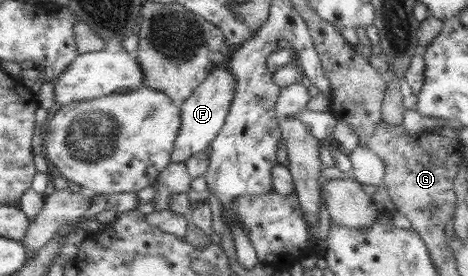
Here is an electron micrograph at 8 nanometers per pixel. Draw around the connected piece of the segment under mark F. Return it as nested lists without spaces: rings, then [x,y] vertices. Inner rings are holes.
[[[213,67],[205,80],[193,90],[193,94],[180,104],[182,125],[174,144],[170,162],[178,163],[188,160],[196,152],[201,152],[217,136],[226,120],[226,113],[234,100],[236,81],[228,73],[229,67]]]

